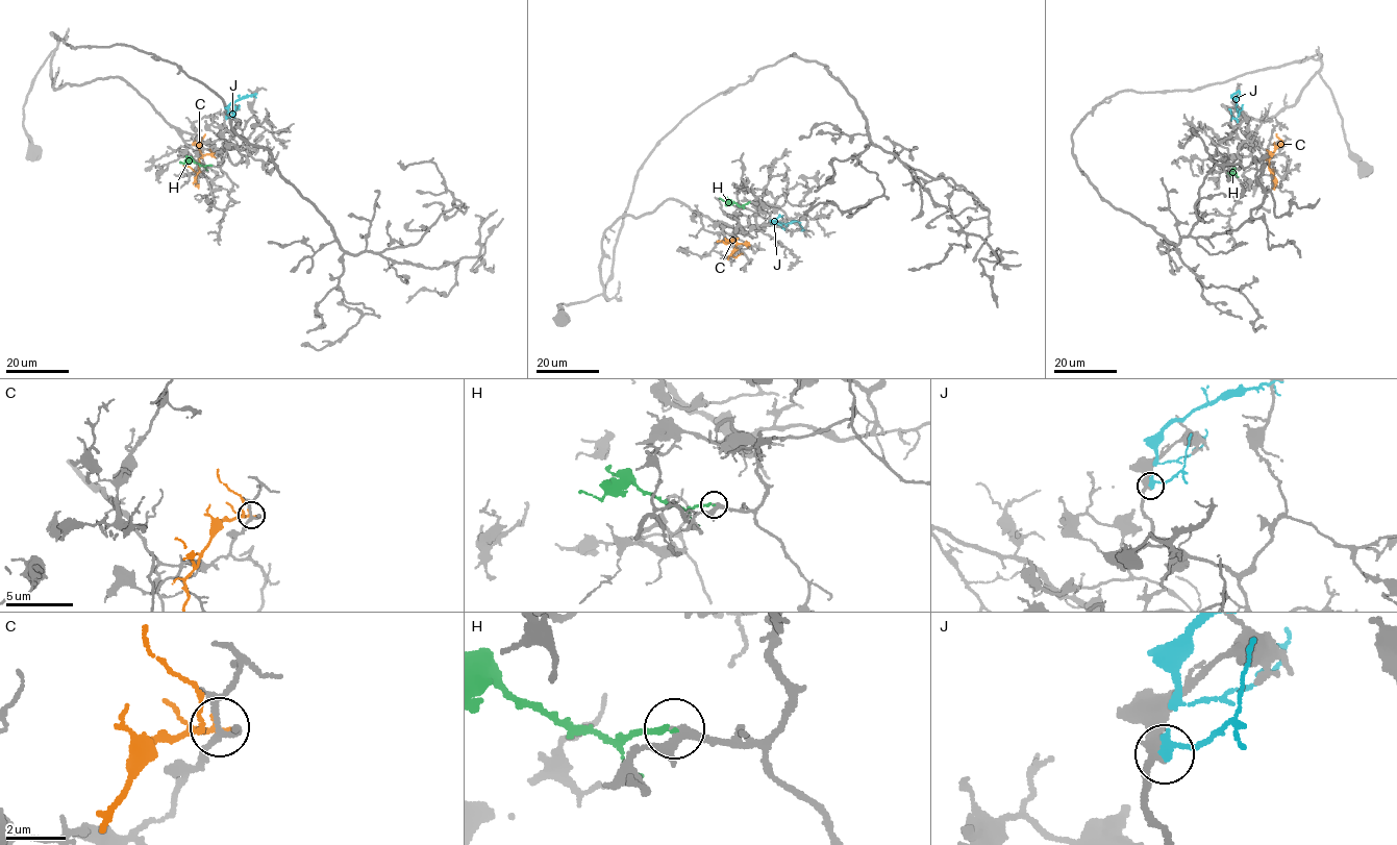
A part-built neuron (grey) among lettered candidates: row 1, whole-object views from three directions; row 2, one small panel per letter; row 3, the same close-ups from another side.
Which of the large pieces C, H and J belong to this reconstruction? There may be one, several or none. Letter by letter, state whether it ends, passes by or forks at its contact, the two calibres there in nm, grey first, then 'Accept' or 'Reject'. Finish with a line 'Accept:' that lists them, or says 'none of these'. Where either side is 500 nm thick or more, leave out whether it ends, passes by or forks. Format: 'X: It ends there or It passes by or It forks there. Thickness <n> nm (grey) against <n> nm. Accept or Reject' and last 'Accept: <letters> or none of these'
C: It ends there. Thickness 160 nm (grey) against 240 nm. Reject
H: It ends there. Thickness 240 nm (grey) against 200 nm. Accept
J: It ends there. Thickness 280 nm (grey) against 320 nm. Reject
Accept: H

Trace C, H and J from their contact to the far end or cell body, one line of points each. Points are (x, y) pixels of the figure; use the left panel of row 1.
C: (193, 144), (202, 155), (199, 158), (199, 170), (196, 173), (183, 165)
H: (210, 165), (201, 166), (192, 159), (179, 162)
J: (226, 118), (231, 103), (254, 94), (256, 97)

